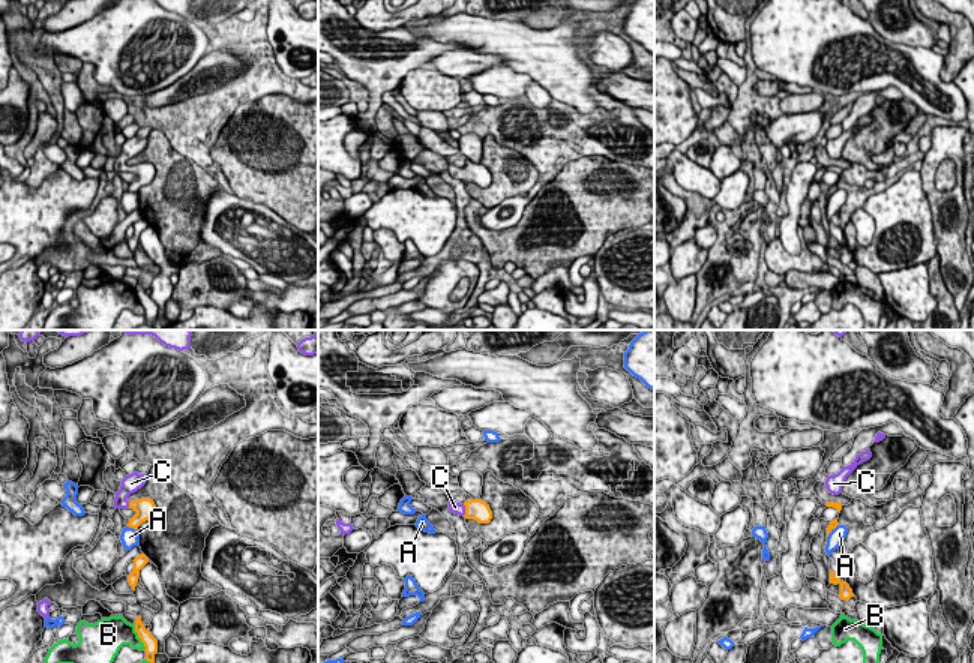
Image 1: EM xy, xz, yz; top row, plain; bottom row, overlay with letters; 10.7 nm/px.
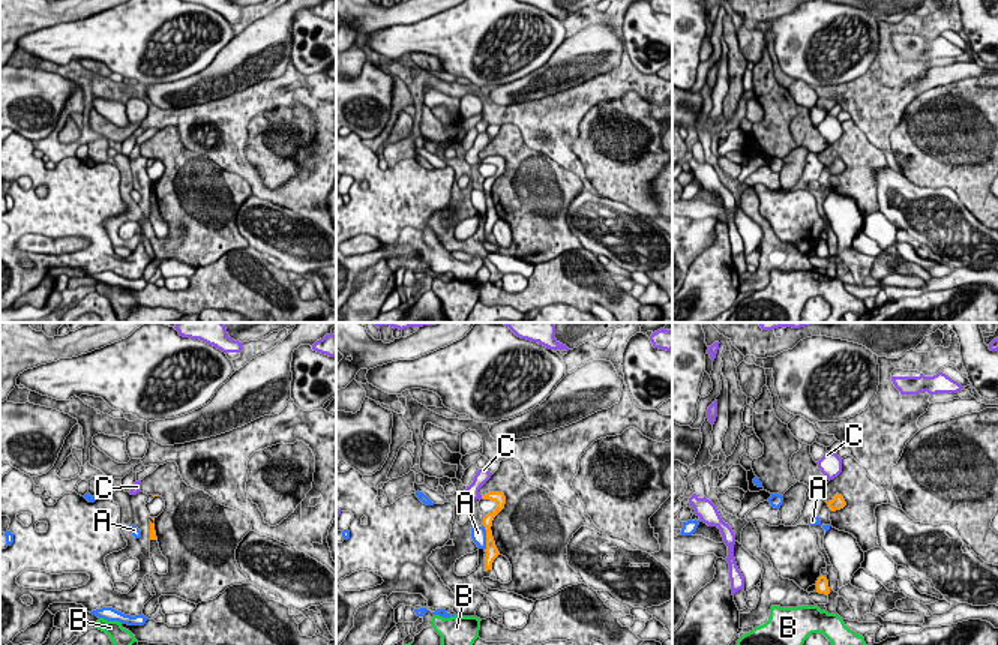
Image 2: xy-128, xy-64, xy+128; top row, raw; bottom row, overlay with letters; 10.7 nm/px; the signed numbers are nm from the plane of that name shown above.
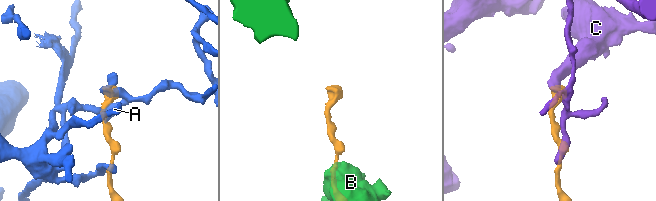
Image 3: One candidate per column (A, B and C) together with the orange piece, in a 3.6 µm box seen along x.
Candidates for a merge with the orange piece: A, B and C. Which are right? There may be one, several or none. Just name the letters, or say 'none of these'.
C

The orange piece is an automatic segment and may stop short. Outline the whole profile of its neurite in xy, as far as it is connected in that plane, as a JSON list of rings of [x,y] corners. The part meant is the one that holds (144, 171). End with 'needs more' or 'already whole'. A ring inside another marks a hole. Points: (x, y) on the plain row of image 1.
[[[137,135],[126,140],[122,144],[122,150],[120,154],[116,158],[116,164],[114,164],[114,171],[116,172],[134,172],[137,176],[137,178],[129,183],[128,190],[138,194],[138,190],[152,183],[152,180],[155,178],[156,170],[153,166],[153,164],[150,162],[141,162],[141,164],[135,164],[135,165],[128,165],[126,162],[137,156],[138,153],[141,153],[147,146],[147,138],[138,138]]]; needs more

